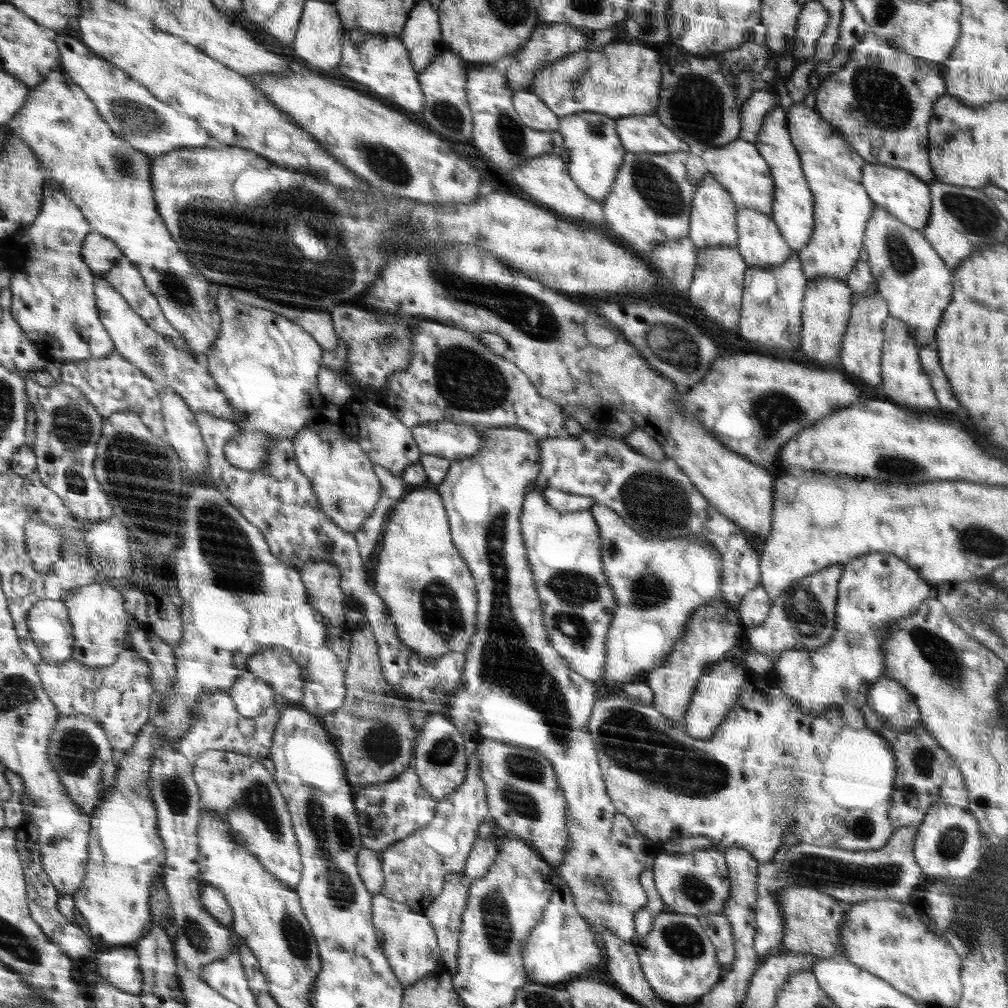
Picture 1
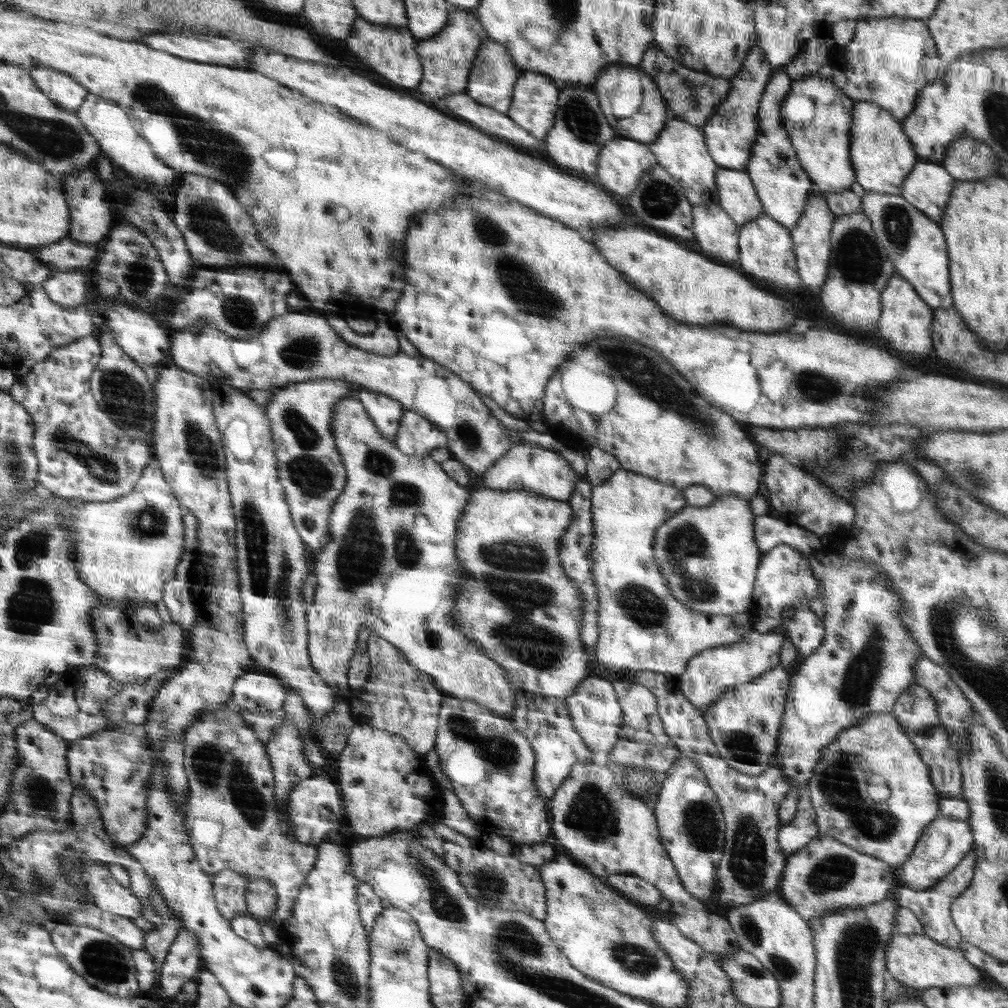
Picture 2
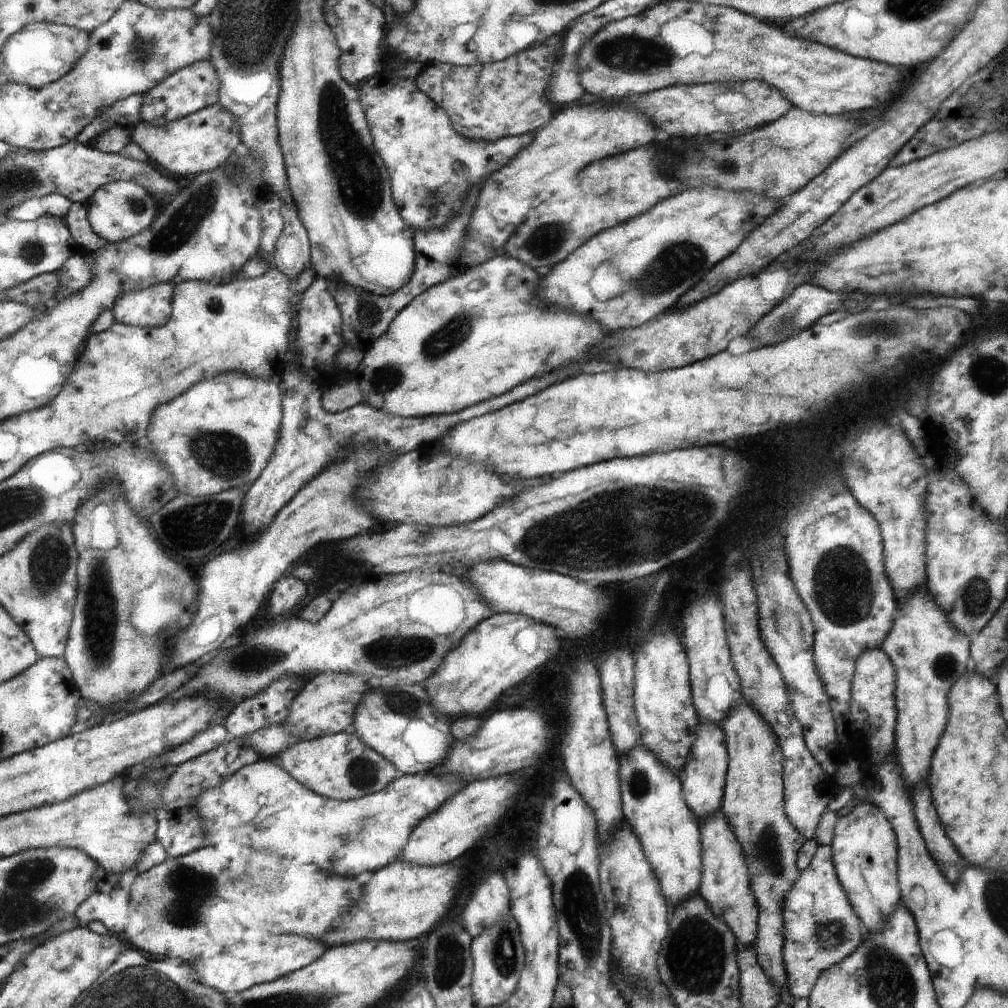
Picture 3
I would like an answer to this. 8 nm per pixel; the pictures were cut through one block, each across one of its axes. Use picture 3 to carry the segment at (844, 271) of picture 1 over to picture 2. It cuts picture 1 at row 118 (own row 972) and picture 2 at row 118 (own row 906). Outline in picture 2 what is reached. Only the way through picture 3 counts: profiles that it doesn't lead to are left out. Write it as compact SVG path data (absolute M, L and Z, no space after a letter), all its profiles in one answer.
M818 73L801 80L794 80L796 86L791 86L792 94L787 95L788 106L783 106L783 118L787 118L787 131L792 134L791 142L796 142L796 150L800 150L800 162L804 162L804 170L812 174L815 192L824 196L825 192L844 192L854 184L854 166L851 158L851 133L853 126L853 109L856 100L844 94L830 78Z

